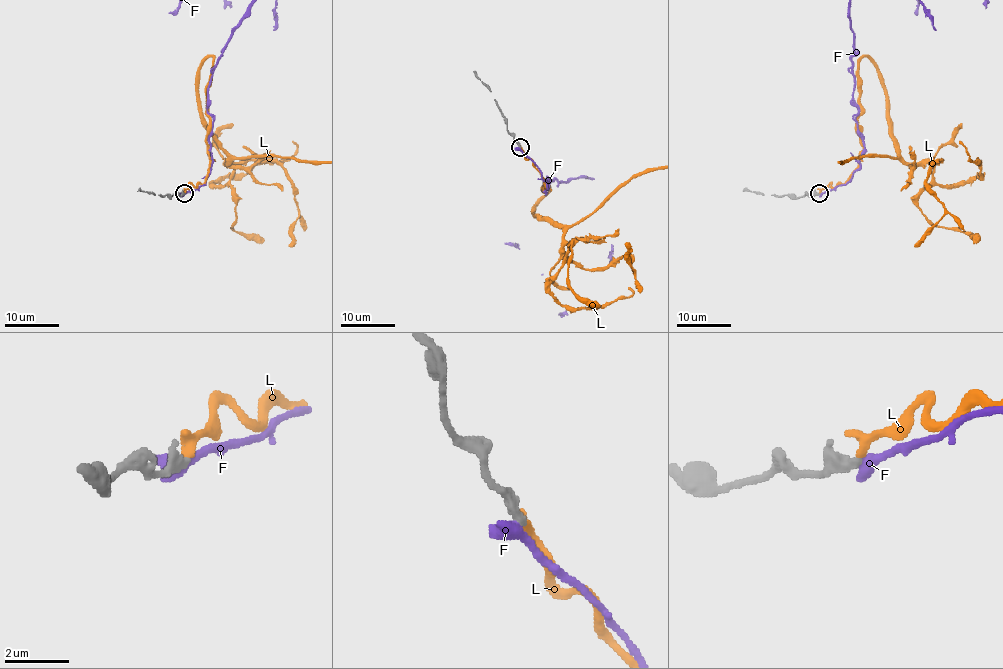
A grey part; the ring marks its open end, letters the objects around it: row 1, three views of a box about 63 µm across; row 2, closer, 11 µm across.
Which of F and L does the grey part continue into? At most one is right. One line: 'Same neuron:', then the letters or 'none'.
Same neuron: L

